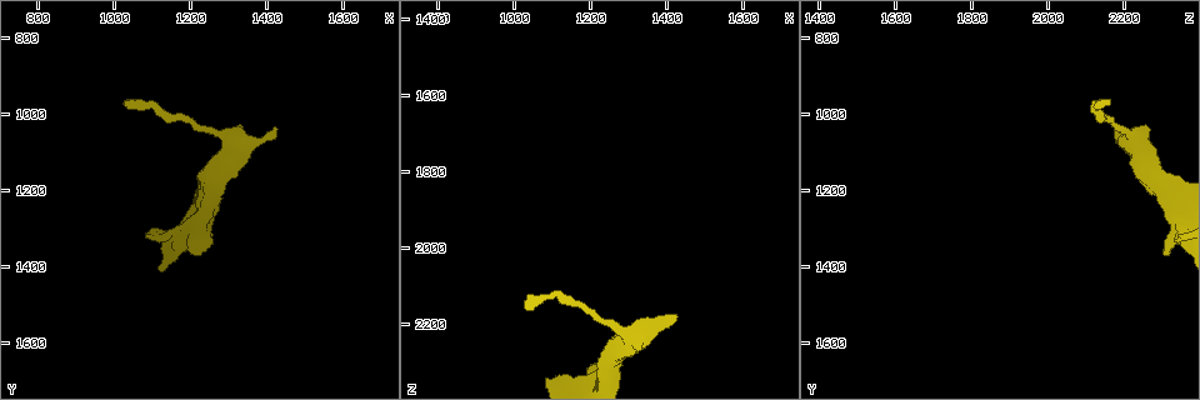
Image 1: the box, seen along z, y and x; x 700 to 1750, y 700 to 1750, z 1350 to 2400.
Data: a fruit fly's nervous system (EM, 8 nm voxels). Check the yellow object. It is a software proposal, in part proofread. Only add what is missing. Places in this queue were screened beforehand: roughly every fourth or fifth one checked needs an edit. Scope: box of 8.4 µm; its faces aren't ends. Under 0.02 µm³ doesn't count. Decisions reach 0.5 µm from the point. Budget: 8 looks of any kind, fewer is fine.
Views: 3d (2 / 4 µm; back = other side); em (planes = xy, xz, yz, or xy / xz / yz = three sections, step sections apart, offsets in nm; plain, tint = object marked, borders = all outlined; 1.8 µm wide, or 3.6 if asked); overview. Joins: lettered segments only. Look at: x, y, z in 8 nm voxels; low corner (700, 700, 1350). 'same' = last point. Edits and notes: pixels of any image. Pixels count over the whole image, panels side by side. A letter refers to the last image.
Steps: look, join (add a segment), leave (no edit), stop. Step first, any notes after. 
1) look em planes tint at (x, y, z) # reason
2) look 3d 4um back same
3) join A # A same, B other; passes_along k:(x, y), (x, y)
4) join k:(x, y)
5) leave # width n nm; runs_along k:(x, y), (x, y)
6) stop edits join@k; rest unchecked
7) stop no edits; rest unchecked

look 3d 4um at (1030, 965, 2160) # tapers out

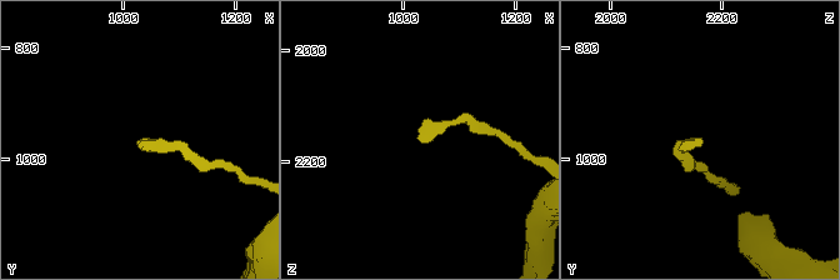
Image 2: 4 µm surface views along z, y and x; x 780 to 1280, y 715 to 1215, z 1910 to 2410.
look em planes borders at (1035, 960, 2165)

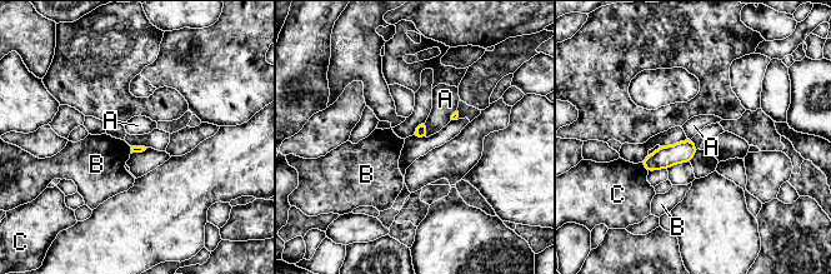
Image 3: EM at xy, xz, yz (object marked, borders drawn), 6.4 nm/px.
leave # longest_contact A 100 nm; A other, B other, C other; border 3:(425, 121), (426, 136); none of them fits

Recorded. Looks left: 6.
look 3d 4um back at (1420, 1045, 2185) # branch stops here

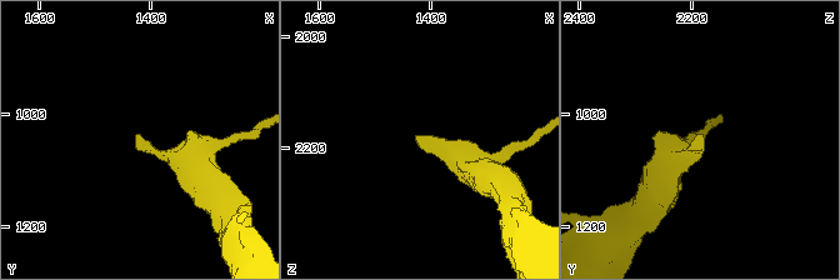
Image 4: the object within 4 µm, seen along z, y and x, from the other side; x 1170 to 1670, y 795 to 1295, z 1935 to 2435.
look em planes plain at (1425, 1035, 2185) # now the EM

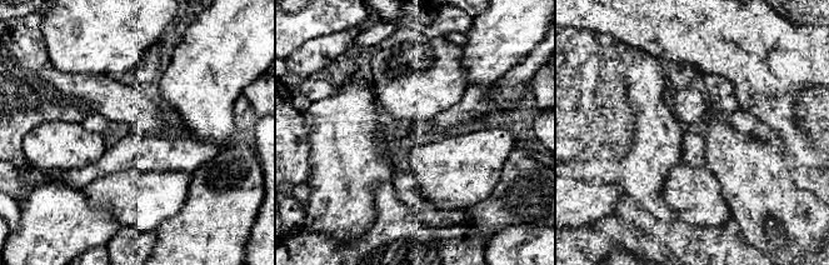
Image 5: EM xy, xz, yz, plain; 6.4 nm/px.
look em planes borders same

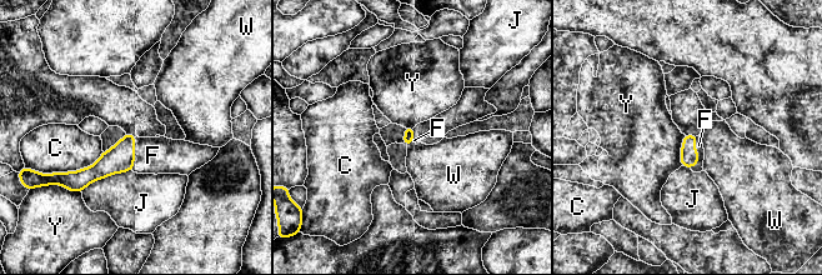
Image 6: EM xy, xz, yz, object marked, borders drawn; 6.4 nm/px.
join F # C other, F same, J other, W other, Y other; the neuron continues

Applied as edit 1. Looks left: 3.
look 3d 4um back at (1080, 1315, 2345) # stops while still wide

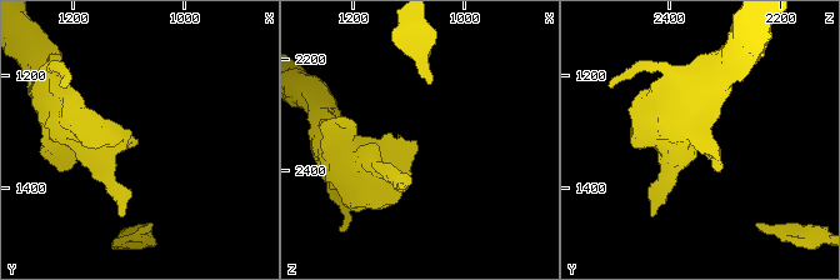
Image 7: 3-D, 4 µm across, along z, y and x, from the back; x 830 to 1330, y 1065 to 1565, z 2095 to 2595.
look em planes borders at (1090, 1320, 2340) # need the tissue

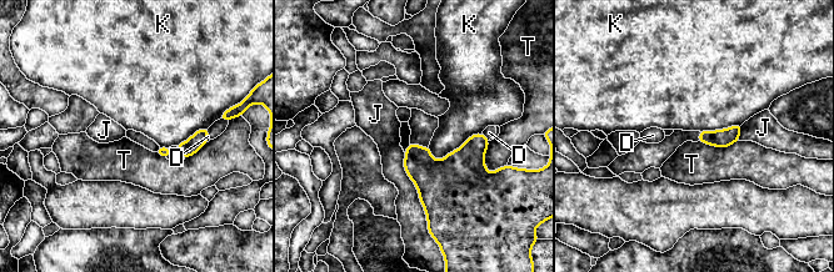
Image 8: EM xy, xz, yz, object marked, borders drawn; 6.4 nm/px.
leave # D other, J other, K other, T other; border 8:(699, 140), (722, 147), (738, 141); no lettered segment goes on from it

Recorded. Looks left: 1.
stop edits join@6; rest unchecked

